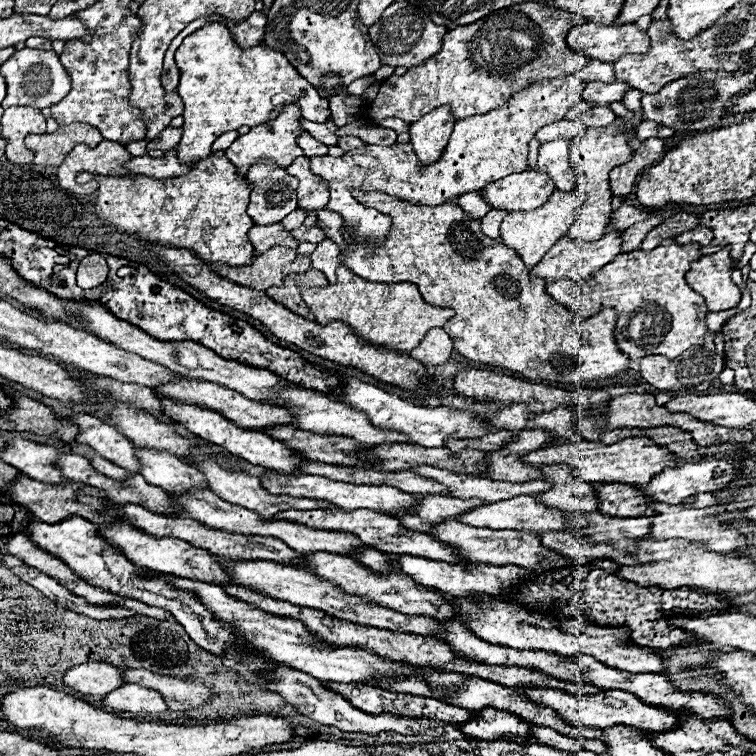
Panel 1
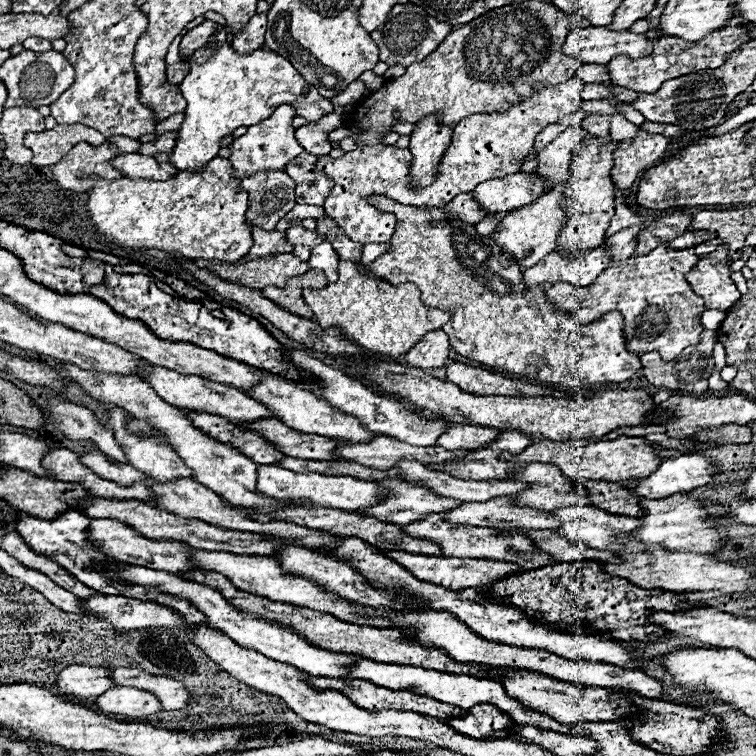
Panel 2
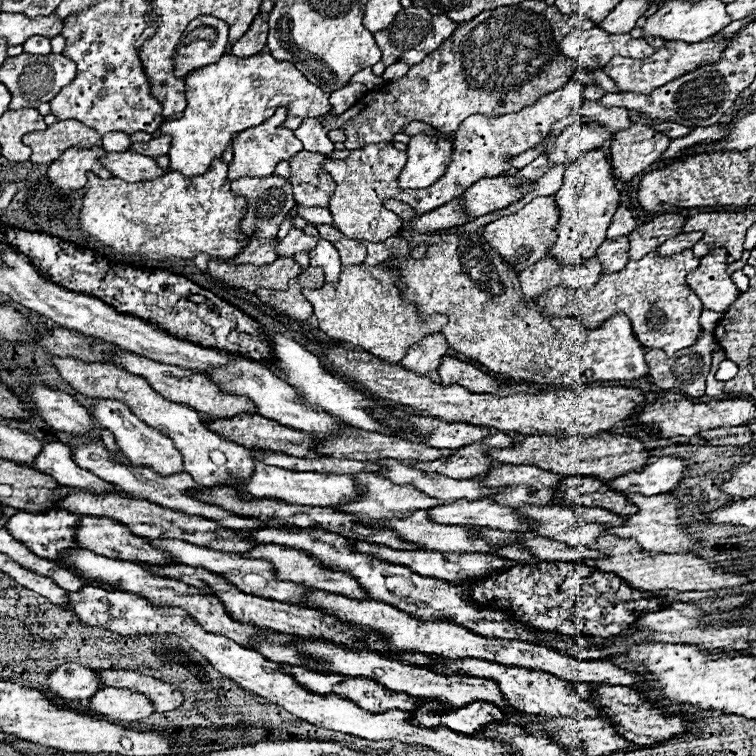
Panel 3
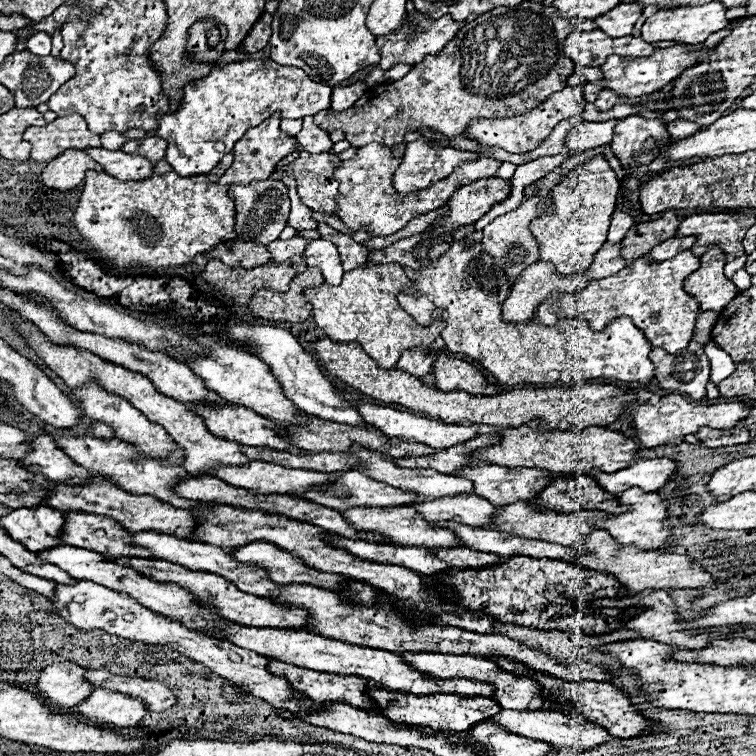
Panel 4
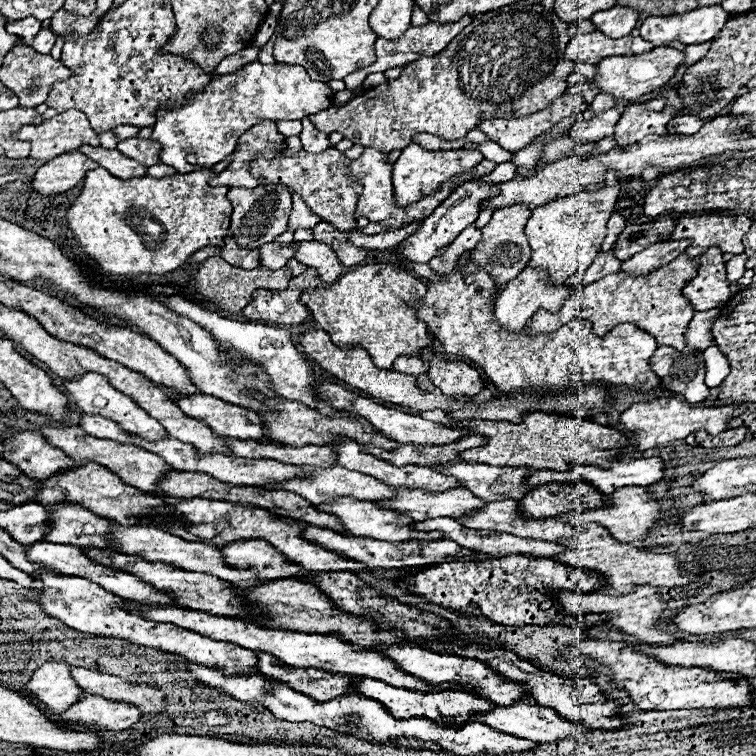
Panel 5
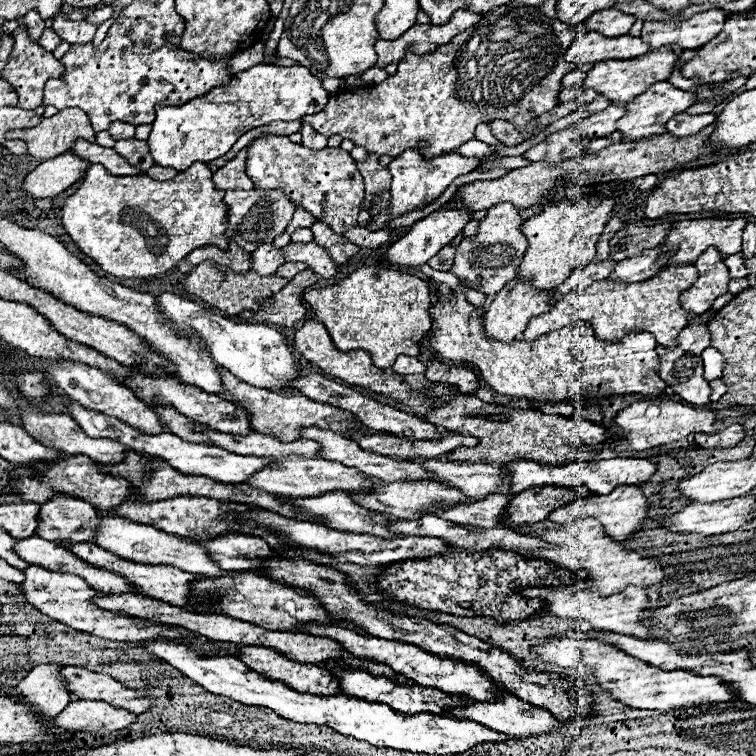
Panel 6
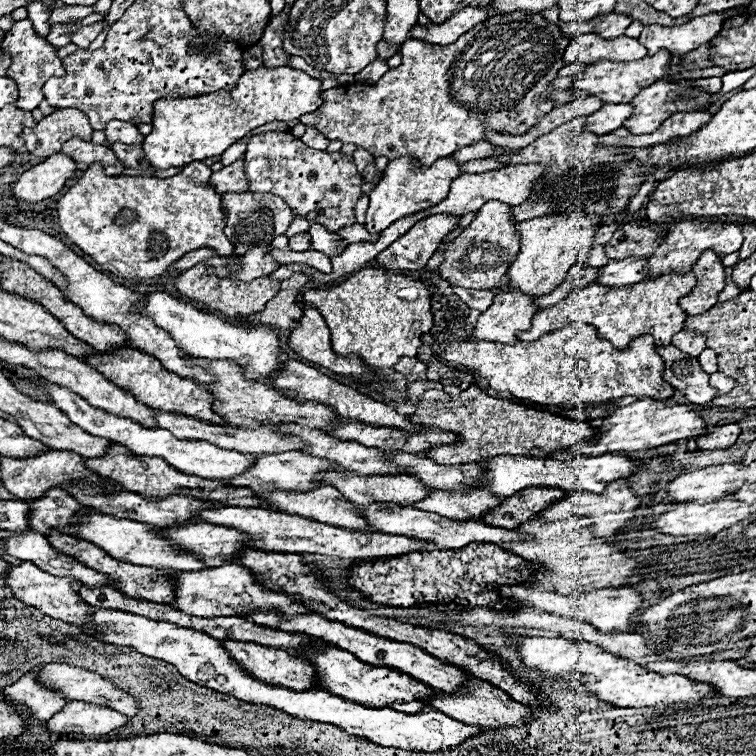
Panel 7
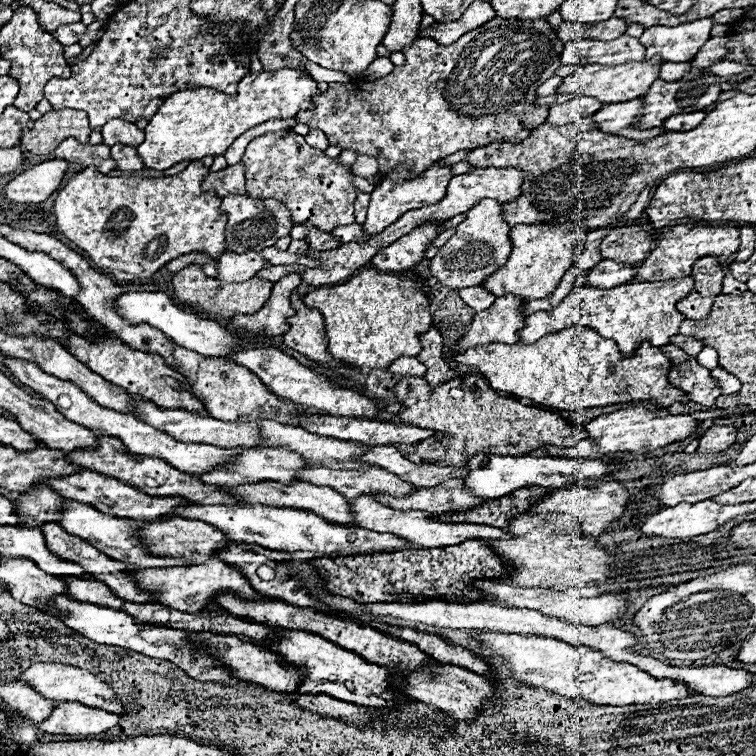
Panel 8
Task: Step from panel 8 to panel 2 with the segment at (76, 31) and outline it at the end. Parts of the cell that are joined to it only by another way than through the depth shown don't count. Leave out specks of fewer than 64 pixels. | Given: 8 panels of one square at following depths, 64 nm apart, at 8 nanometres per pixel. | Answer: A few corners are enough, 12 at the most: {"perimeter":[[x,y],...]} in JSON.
{"perimeter":[[30,36],[24,42],[26,50],[48,52],[50,40]]}

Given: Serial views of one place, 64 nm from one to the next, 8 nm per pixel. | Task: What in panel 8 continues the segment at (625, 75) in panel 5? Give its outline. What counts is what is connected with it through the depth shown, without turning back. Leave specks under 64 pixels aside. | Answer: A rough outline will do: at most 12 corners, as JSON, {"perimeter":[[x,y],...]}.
{"perimeter":[[660,56],[616,66],[586,64],[558,94],[628,102],[658,80]]}

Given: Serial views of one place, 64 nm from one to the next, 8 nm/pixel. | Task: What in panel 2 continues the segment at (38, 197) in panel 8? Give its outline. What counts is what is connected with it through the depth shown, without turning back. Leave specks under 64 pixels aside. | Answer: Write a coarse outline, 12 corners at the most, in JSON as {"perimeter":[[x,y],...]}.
{"perimeter":[[108,140],[96,148],[80,142],[54,166],[66,190],[90,192],[96,174],[106,180],[124,174],[112,166],[122,152]]}

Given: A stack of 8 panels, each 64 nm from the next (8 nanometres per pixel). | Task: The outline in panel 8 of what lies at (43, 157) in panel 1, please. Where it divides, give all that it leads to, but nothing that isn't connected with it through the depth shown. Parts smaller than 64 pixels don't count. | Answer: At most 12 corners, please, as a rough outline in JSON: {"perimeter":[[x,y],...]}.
{"perimeter":[[52,110],[24,128],[22,146],[52,154],[70,136],[90,138],[86,112]]}

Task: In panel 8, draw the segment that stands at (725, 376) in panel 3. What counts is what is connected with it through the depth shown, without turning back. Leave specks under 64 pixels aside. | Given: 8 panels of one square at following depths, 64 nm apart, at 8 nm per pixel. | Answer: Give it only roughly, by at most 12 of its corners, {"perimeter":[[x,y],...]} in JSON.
{"perimeter":[[706,346],[696,358],[704,368],[718,366],[714,348]]}

